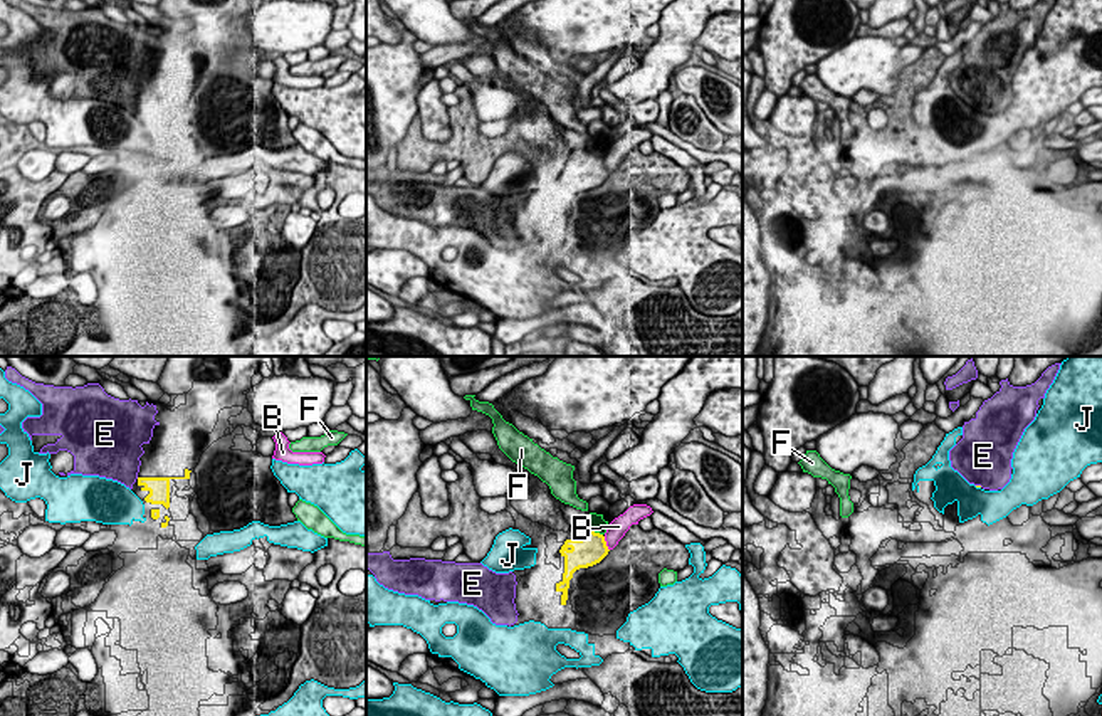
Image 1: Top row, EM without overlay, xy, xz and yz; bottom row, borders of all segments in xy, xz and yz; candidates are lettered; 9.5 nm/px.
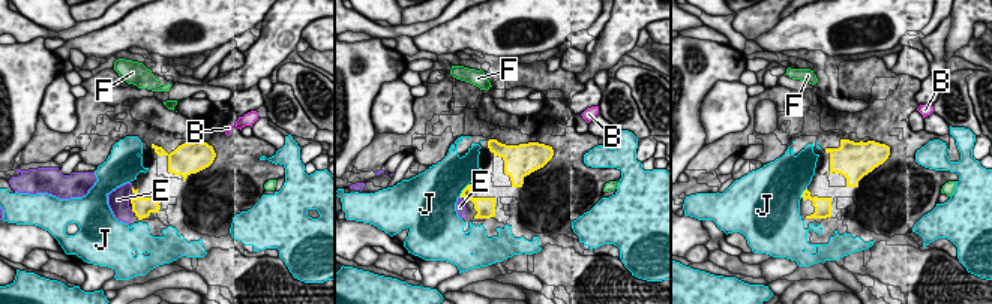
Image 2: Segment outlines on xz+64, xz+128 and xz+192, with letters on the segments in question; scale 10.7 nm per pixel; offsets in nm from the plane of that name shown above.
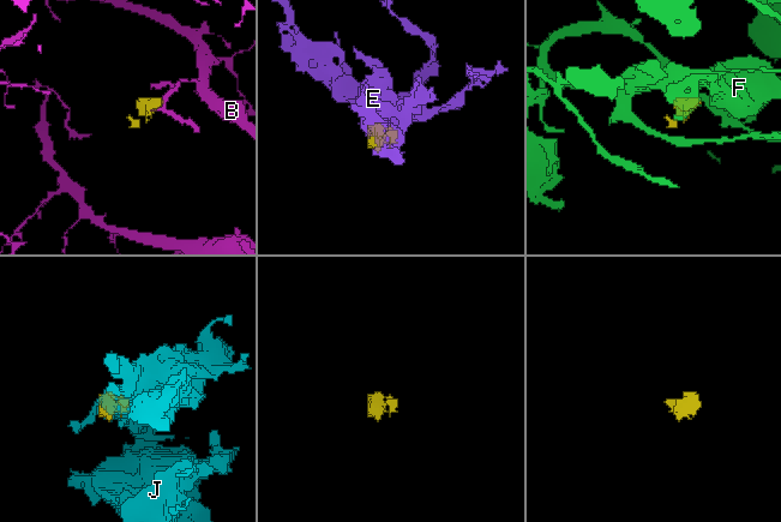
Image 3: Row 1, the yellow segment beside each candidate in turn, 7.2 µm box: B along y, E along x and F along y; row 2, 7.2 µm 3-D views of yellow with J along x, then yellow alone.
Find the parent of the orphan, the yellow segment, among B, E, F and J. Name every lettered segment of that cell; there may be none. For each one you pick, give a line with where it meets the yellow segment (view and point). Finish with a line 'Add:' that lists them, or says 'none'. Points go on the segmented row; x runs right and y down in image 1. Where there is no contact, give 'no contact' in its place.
E: meets yellow in yz at (980, 486)
Add: E

